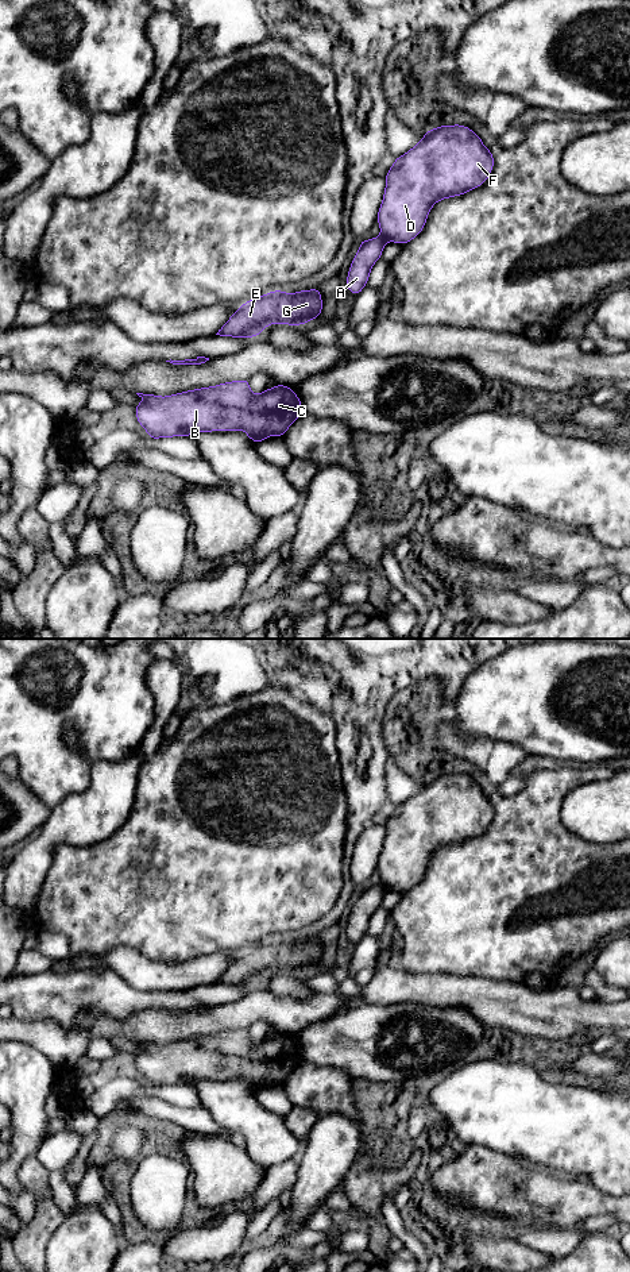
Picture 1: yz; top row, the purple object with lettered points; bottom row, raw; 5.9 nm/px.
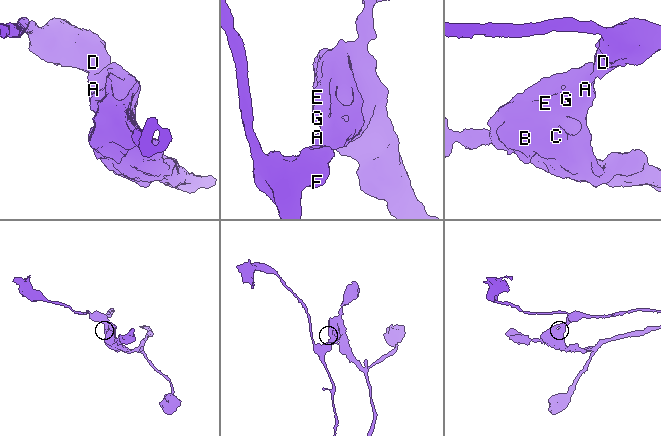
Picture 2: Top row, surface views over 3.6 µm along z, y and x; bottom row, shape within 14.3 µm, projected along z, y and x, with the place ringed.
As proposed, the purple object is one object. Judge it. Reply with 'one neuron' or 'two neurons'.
two neurons

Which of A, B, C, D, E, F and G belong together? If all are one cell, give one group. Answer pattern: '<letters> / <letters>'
A B C E G / D F

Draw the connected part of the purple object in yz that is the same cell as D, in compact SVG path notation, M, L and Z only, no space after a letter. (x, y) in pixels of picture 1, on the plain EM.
M461 772L430 776L407 801L395 806L384 824L386 837L378 859L380 884L386 890L407 893L425 875L432 855L448 845L456 845L486 830L494 817L492 799L480 785Z

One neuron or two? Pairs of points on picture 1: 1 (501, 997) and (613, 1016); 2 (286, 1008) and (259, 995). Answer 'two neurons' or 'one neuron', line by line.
1: one neuron
2: one neuron

